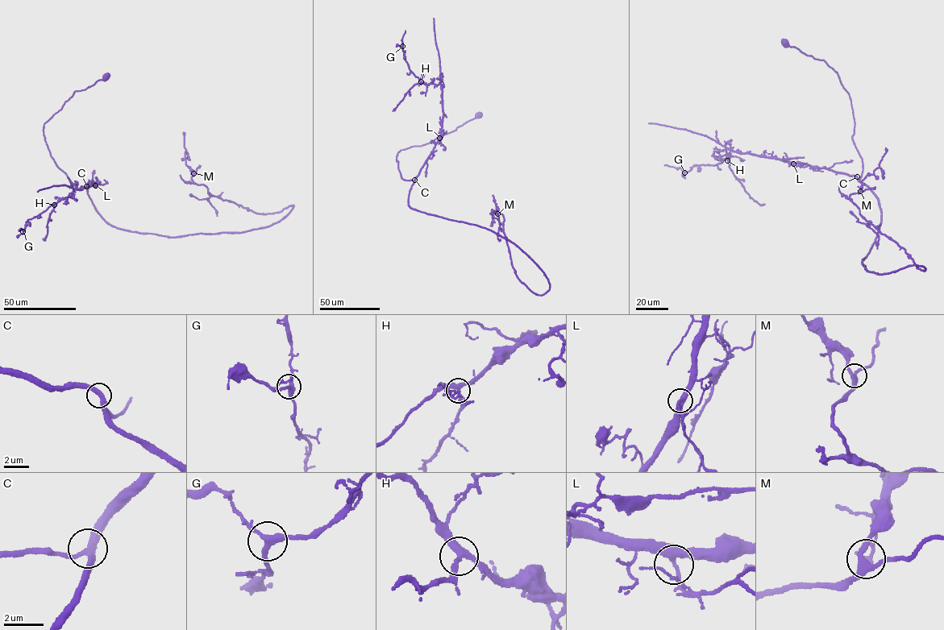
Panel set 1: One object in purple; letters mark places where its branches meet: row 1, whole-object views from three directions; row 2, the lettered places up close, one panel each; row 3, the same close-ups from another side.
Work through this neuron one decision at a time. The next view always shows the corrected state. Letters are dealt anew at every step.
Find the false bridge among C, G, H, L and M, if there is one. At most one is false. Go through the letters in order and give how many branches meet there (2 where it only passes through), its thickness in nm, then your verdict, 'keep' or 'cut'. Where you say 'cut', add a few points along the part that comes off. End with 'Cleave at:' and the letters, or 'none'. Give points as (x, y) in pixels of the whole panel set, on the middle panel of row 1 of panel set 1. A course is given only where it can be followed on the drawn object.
C: 3 | 320 nm | keep
G: 3 | 300 nm | keep
H: 3 | 280 nm | keep
L: 3 | 320 nm | keep
M: 3 | 280 nm | keep
Cleave at: none

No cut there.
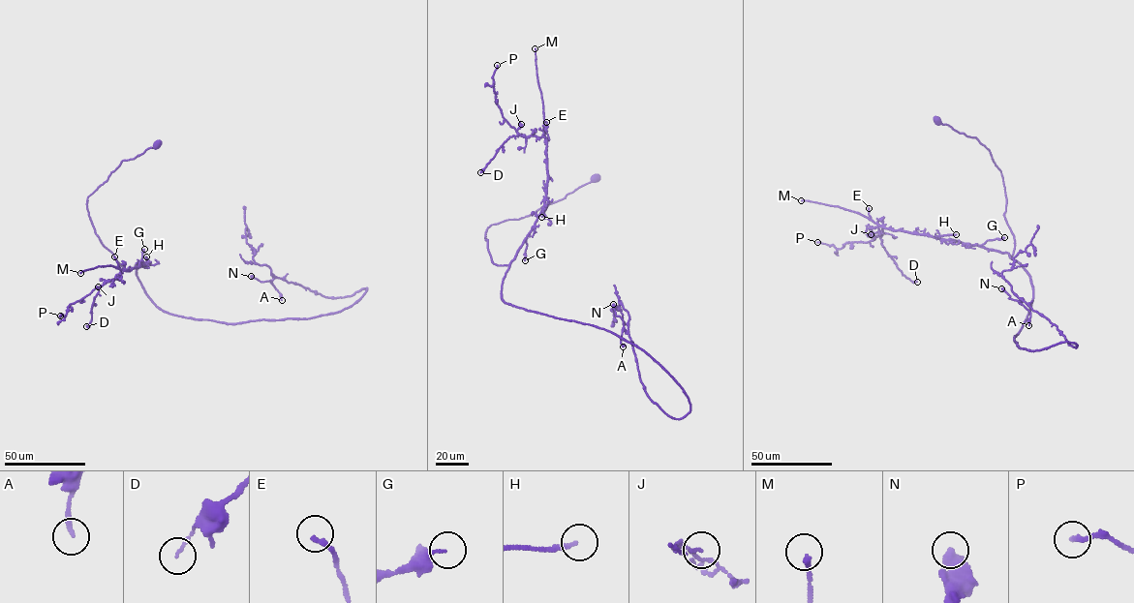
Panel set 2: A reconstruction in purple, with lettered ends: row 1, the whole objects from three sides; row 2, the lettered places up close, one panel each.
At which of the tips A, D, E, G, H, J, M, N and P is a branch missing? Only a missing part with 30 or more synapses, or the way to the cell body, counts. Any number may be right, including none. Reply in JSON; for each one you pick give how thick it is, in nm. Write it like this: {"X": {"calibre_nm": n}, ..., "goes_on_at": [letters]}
{"M": {"calibre_nm": 220}, "goes_on_at": ["M"]}

